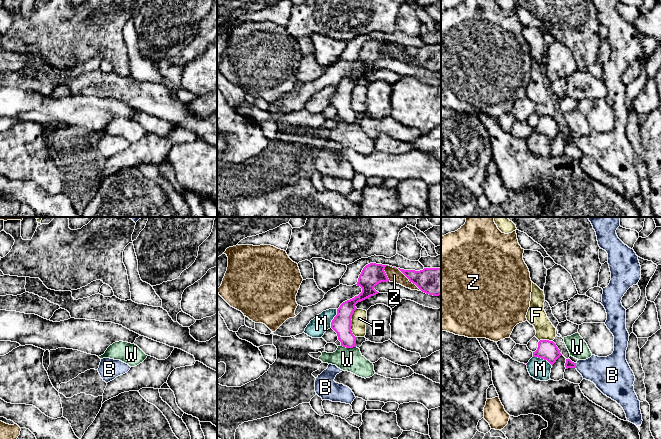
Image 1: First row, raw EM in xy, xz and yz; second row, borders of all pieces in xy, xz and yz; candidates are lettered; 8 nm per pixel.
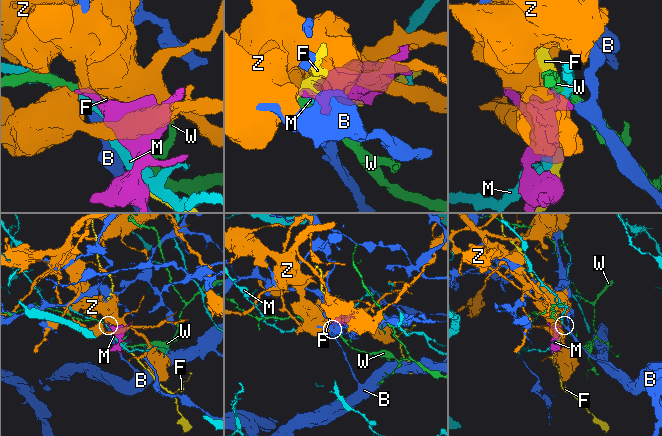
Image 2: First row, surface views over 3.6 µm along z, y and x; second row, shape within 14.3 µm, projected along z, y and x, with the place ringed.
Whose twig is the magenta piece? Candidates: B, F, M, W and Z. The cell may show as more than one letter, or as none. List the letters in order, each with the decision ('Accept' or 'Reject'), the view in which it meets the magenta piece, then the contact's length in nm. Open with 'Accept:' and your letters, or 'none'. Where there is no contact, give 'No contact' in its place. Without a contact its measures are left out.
Accept: B
B: Accept. Touches magenta in yz. Shared border 40 nm
F: Reject. Touches magenta in xz. Shared border 240 nm
M: Reject. Touches magenta in xz. Shared border 160 nm
W: Reject. Touches magenta in xz. Shared border 120 nm
Z: Reject. Touches magenta in xz. Shared border 260 nm

